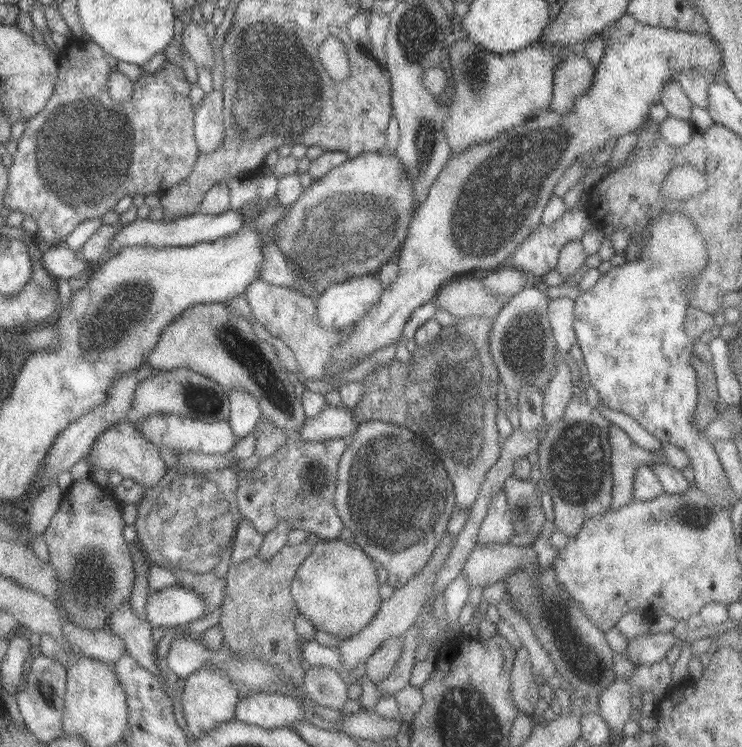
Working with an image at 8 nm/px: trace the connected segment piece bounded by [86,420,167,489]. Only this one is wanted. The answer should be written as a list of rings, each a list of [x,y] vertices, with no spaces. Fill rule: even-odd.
[[[126,420],[117,421],[95,437],[95,441],[93,441],[93,445],[91,445],[86,456],[87,464],[89,464],[88,470],[99,468],[99,470],[105,470],[108,473],[117,472],[122,478],[129,478],[145,489],[153,487],[159,483],[159,479],[167,469],[158,450],[155,445],[151,445],[141,435],[141,431],[133,423]]]

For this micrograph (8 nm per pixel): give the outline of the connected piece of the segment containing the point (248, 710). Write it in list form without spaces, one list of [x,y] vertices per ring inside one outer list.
[[[273,692],[242,694],[237,704],[235,704],[233,714],[233,718],[237,719],[237,721],[265,729],[278,727],[290,729],[294,722],[306,716],[303,706],[293,697]]]

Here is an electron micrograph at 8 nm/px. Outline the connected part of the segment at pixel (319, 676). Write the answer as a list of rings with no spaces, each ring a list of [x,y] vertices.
[[[309,667],[303,675],[299,690],[319,706],[339,709],[349,699],[347,685],[333,668]]]

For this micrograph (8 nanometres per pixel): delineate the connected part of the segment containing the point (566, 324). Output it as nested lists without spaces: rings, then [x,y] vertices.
[[[549,298],[546,308],[546,318],[555,349],[564,354],[569,352],[569,348],[576,343],[572,330],[574,302],[567,298]]]

